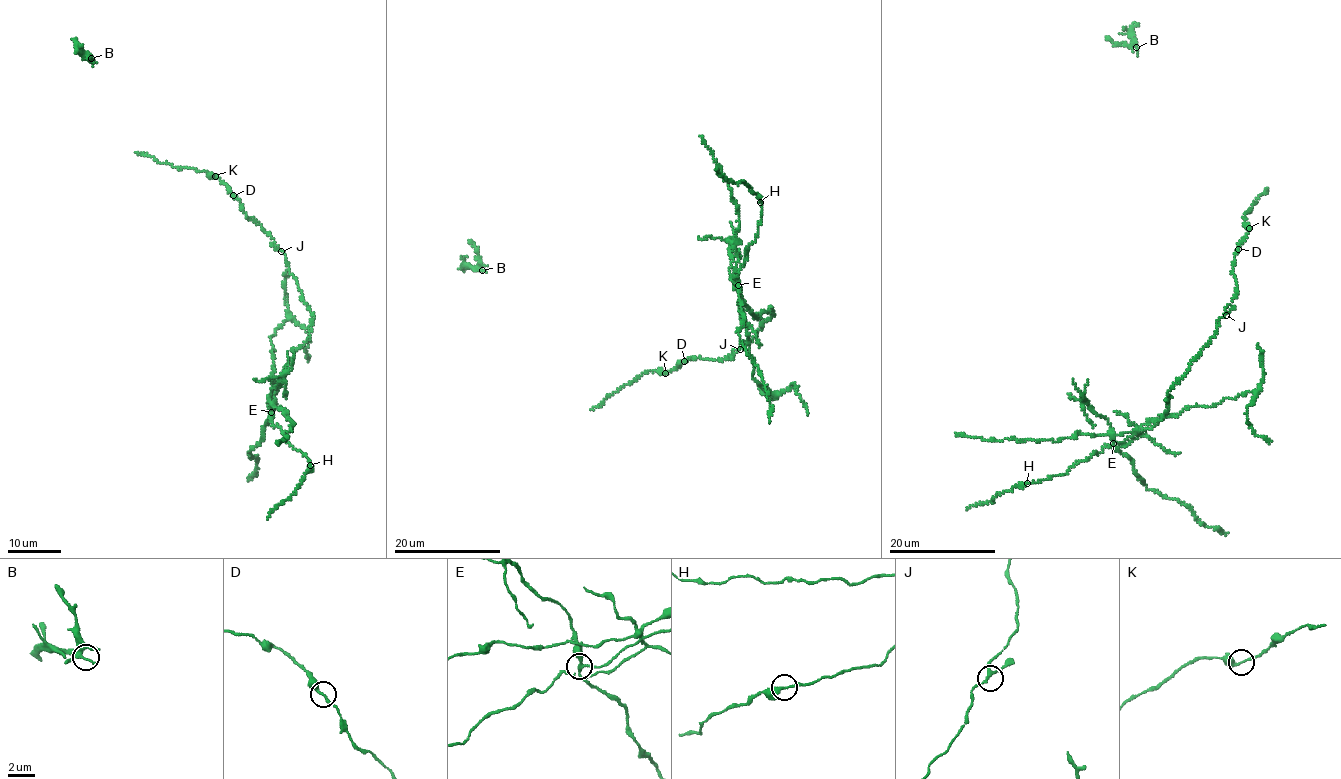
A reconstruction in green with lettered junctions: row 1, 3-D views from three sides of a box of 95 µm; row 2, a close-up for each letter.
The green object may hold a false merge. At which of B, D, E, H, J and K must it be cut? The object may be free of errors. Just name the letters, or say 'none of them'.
E

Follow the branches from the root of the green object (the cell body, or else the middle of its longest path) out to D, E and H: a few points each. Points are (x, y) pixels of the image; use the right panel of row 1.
D: (1224, 315), (1236, 293), (1232, 269), (1237, 249)
E: (1224, 315), (1210, 341), (1168, 392), (1165, 416), (1152, 427), (1143, 429), (1122, 443), (1113, 443)
H: (1224, 315), (1210, 341), (1168, 392), (1168, 408), (1157, 424), (1075, 462), (1065, 474), (1027, 483)

